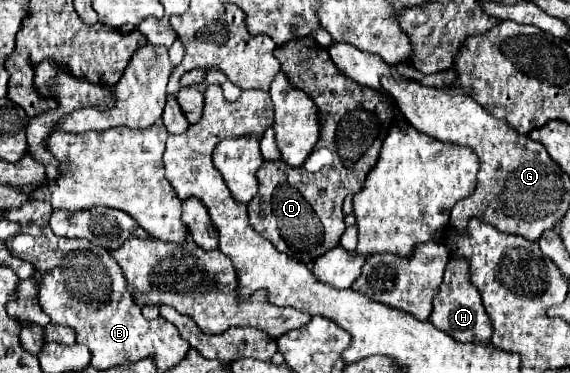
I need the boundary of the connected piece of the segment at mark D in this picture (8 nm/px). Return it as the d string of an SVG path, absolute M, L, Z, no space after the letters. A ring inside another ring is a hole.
M310 38L286 42L286 46L278 46L274 50L274 56L280 60L290 82L310 94L310 98L316 102L322 114L320 132L324 142L326 134L334 134L334 138L328 138L332 152L336 152L336 132L342 122L342 158L334 158L330 168L322 168L314 174L306 172L302 166L294 168L282 160L264 162L256 174L260 190L248 204L248 216L254 230L268 238L280 252L286 252L290 258L308 264L326 250L338 246L340 236L346 230L342 202L348 194L362 190L366 174L376 164L382 140L394 122L394 100L378 90L350 82L350 78L346 78L346 74L334 66L328 50L322 50L318 42L314 44ZM312 212L316 214L318 222L312 222ZM276 230L282 242L276 240Z

